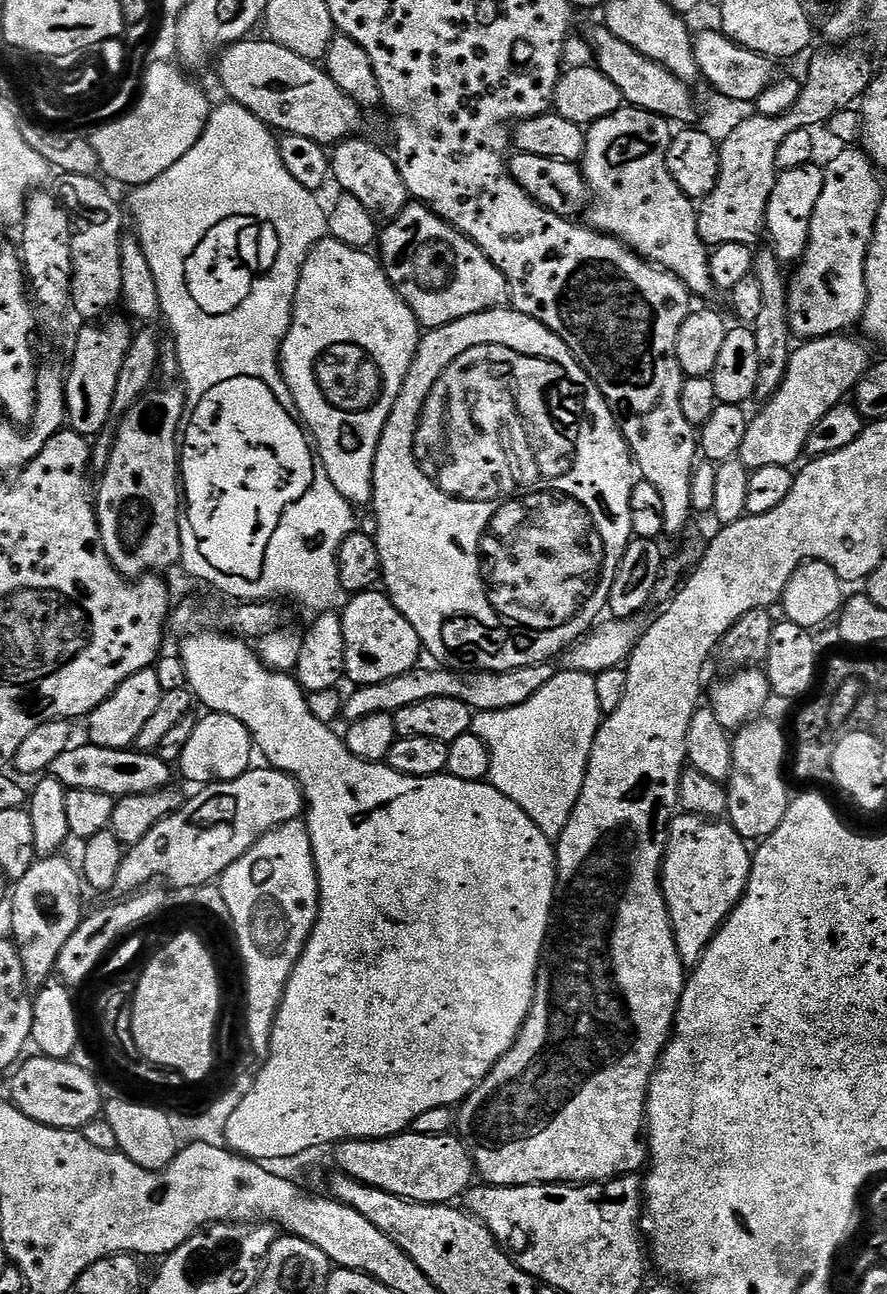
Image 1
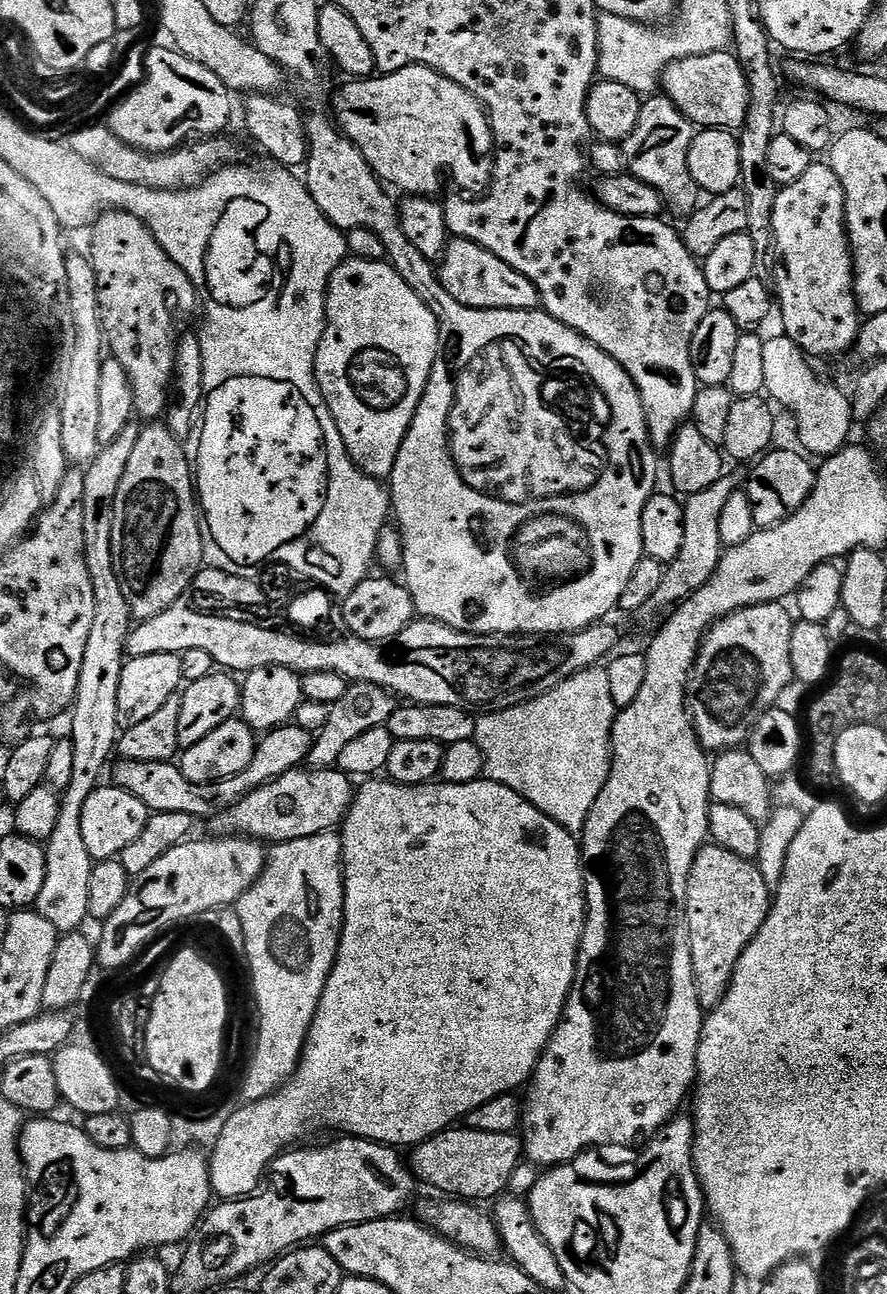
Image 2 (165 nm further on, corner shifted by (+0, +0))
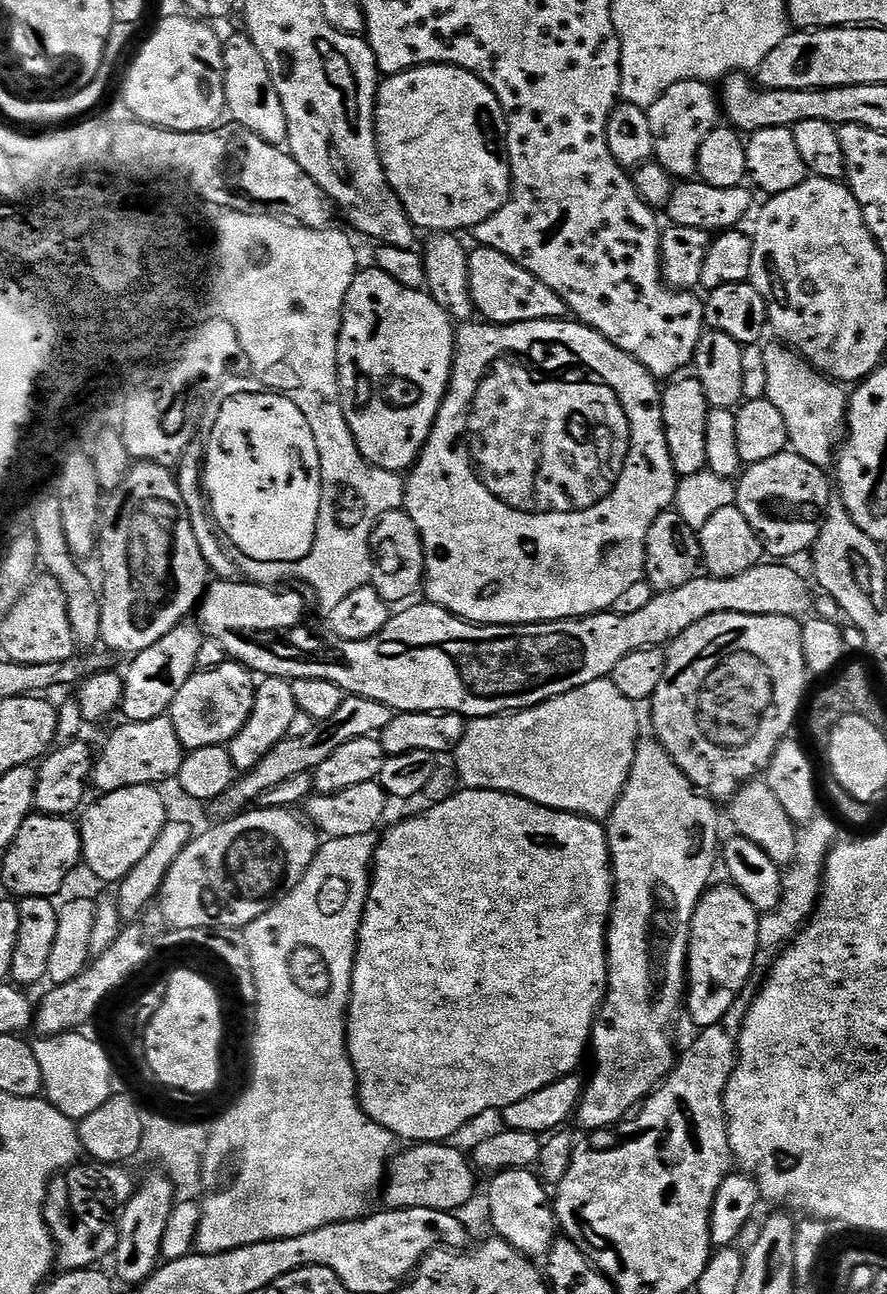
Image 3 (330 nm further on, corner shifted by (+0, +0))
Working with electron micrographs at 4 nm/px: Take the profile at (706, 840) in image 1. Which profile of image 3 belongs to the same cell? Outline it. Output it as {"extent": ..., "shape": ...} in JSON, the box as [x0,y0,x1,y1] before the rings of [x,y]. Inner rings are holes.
{"extent":[686,882,761,1030],"shape":[[[730,882],[723,883],[709,887],[700,897],[692,915],[692,932],[688,936],[686,1012],[692,1015],[693,1022],[700,1030],[714,1026],[714,1022],[718,1022],[722,1014],[726,1014],[726,1010],[734,1006],[734,1002],[740,997],[740,991],[753,979],[752,967],[756,964],[756,952],[761,951],[758,942],[761,913],[754,906],[750,906],[750,901],[746,899],[746,894],[742,894],[742,890],[738,890]]]}

